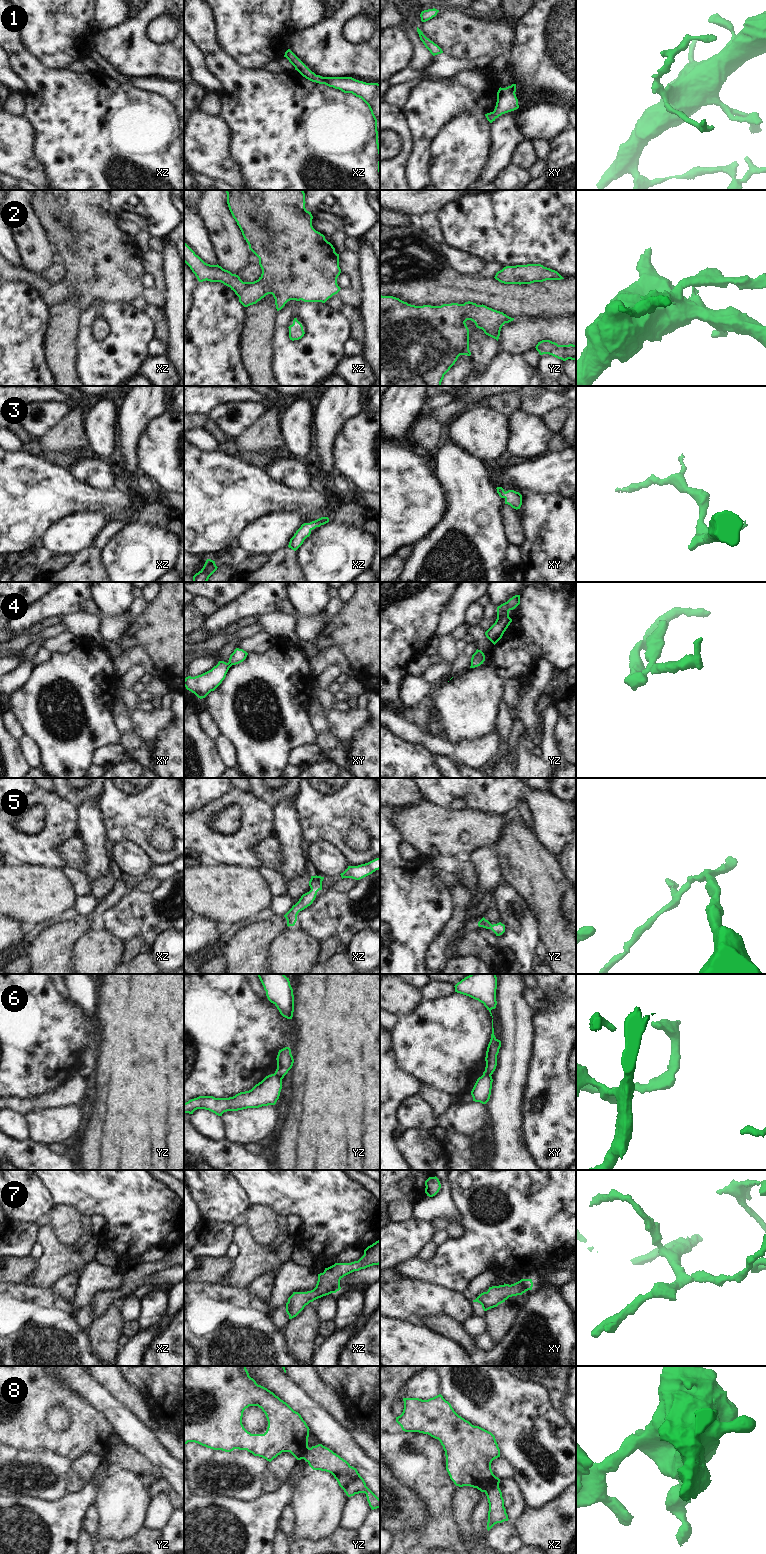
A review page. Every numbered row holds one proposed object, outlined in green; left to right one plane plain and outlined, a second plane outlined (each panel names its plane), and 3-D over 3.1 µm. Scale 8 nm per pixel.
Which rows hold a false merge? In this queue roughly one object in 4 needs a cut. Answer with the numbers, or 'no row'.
6, 8

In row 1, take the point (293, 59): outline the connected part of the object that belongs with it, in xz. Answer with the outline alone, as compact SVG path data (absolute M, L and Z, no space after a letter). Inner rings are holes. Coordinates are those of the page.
M290 49L285 52L284 57L306 79L339 89L344 93L352 93L368 105L375 120L376 144L379 154L378 172L380 175L380 84L366 83L352 77L322 77L316 75Z

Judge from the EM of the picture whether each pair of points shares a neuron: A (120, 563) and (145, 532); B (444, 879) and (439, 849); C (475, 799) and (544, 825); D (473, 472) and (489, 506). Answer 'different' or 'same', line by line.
A: same
B: different
C: same
D: same

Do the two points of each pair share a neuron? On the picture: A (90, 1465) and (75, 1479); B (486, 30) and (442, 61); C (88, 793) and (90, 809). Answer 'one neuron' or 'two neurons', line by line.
A: one neuron
B: two neurons
C: two neurons

